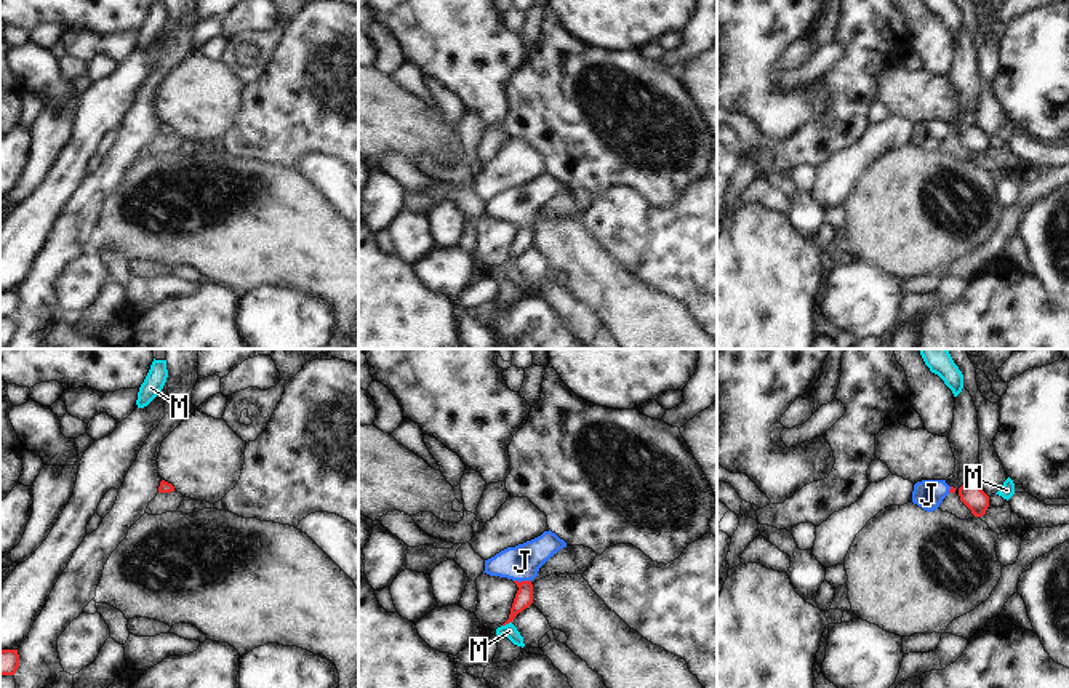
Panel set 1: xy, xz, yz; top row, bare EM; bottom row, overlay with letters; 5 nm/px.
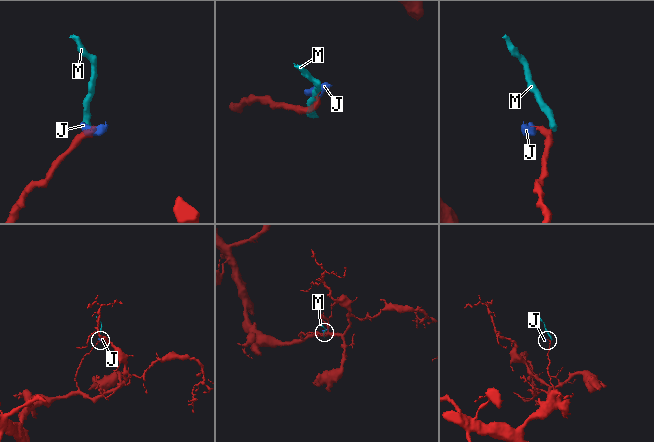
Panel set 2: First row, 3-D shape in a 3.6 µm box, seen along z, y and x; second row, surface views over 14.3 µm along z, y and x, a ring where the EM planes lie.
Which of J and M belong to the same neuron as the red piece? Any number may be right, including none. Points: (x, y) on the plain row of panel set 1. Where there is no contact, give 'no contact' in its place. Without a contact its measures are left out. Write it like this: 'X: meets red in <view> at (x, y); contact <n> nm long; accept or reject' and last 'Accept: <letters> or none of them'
J: meets red in xz at (522, 223); contact 90 nm long; accept
M: meets red in xz at (506, 264); contact 50 nm long; reject
Accept: J

